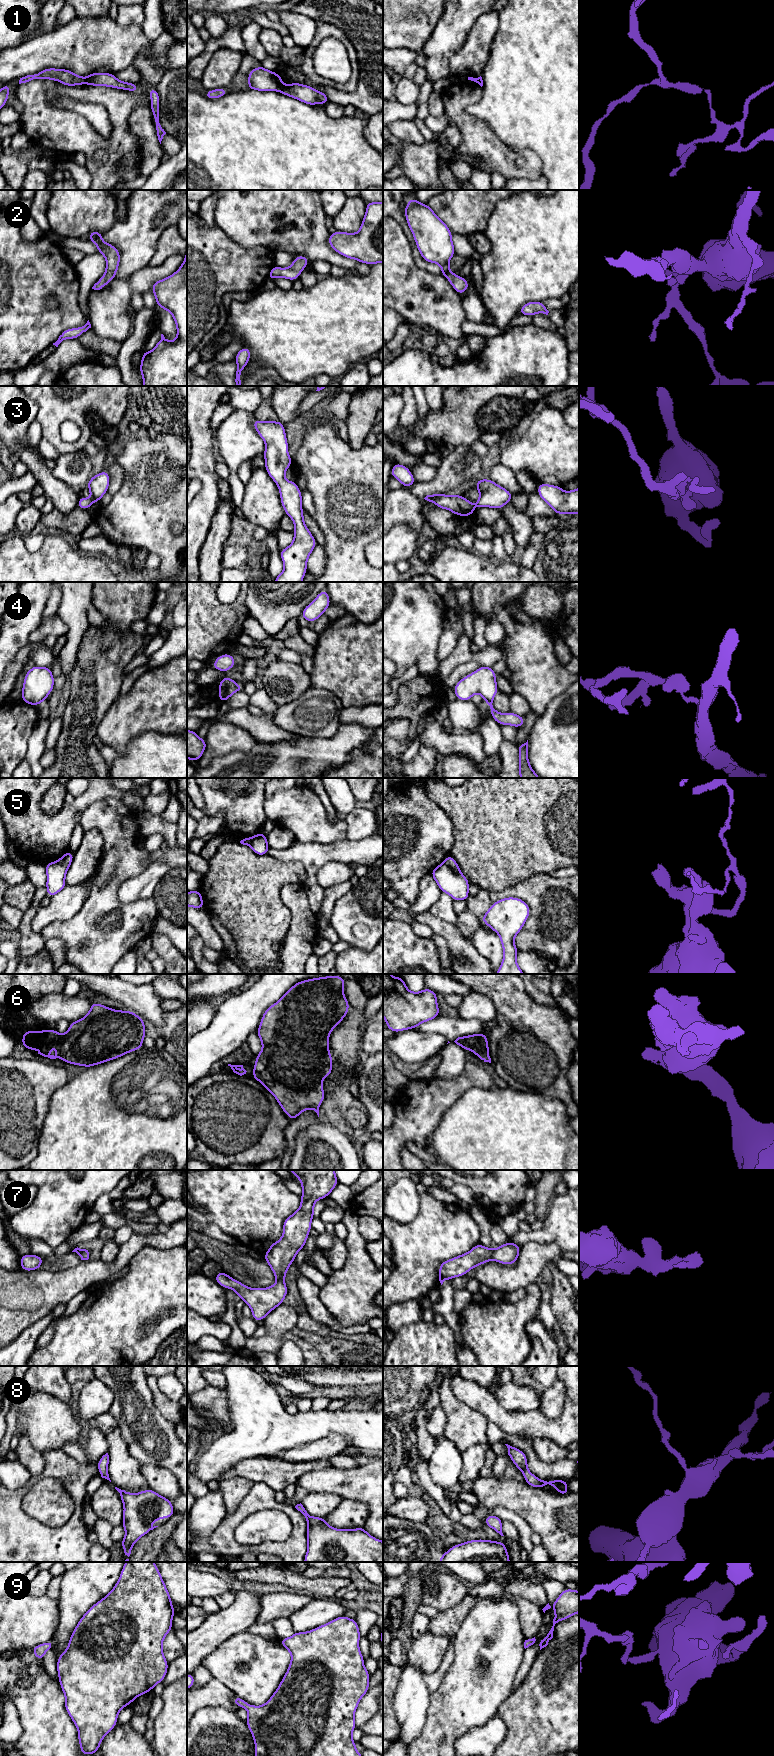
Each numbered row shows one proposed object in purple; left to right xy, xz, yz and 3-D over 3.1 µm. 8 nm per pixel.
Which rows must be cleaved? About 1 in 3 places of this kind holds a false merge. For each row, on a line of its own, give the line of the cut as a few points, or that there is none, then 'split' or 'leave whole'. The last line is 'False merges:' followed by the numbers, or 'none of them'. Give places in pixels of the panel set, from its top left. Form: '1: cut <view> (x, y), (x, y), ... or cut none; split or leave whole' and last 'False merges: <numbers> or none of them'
1: cut xz (283, 85), (280, 91); split
2: cut none; leave whole
3: cut none; leave whole
4: cut yz (486, 700), (491, 701); split
5: cut yz (443, 862), (461, 874); split
6: cut none; leave whole
7: cut none; leave whole
8: cut none; leave whole
9: cut none; leave whole
False merges: 1, 4, 5

